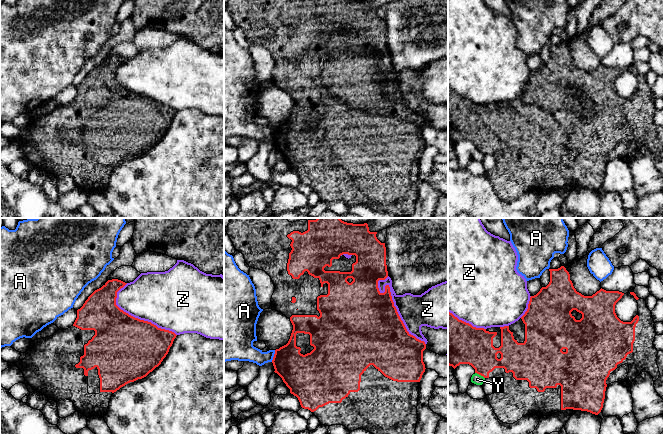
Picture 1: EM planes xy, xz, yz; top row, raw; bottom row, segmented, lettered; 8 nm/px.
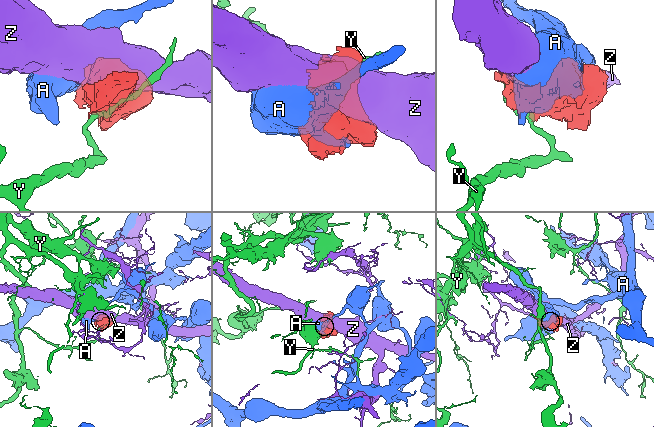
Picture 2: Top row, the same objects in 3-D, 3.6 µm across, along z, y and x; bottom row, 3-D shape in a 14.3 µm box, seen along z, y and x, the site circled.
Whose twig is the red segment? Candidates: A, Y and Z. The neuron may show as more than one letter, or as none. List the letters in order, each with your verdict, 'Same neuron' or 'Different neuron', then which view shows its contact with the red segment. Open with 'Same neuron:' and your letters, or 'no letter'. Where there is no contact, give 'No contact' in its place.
Same neuron: no letter
A: Different neuron. Touches red in xz
Y: Different neuron. Touches red in yz
Z: Different neuron. Touches red in xz

